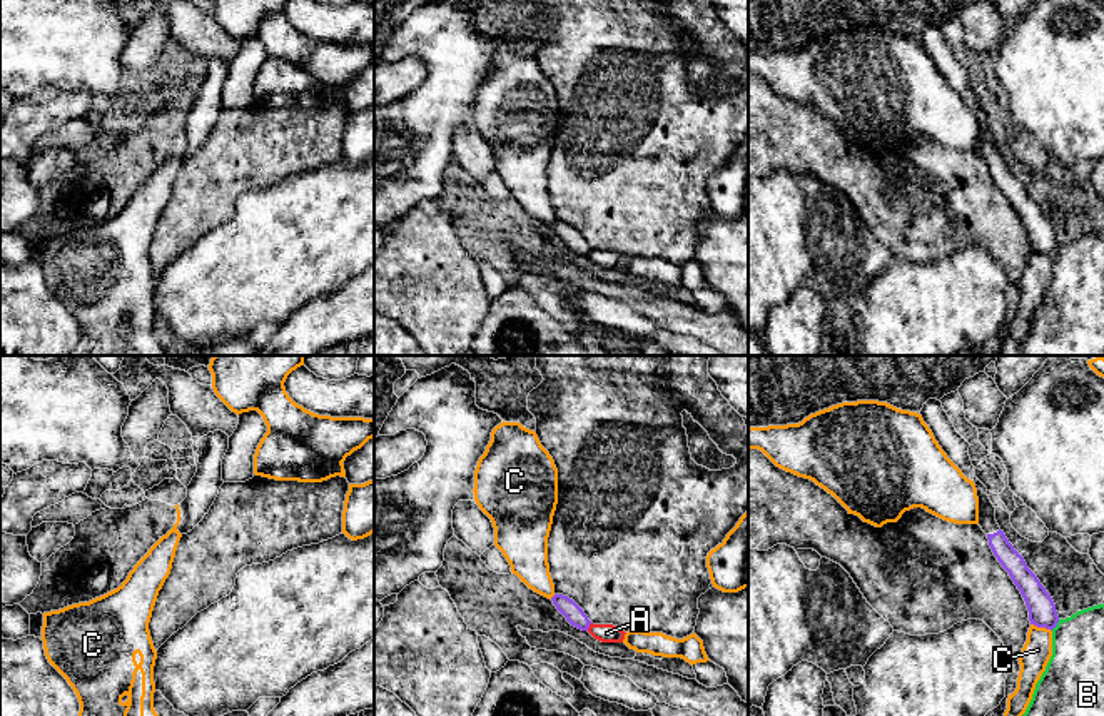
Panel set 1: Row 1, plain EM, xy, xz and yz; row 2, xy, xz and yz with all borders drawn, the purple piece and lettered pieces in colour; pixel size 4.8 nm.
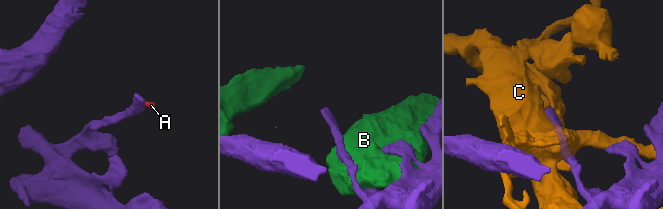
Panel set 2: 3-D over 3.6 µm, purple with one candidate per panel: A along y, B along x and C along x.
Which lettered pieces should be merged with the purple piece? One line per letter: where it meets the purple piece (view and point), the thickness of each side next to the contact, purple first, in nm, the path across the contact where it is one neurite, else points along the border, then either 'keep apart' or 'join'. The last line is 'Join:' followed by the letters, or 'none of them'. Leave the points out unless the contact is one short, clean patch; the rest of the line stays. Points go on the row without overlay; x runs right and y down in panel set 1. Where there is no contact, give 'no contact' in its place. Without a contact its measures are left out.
A: meets purple in xz at (588, 252); 90 nm thick on the purple side, 100 nm on the other; border along xz (592, 249), (587, 256); keep apart
B: meets purple in yz at (1056, 251); 130 nm thick on the purple side, 280 nm on the other; keep apart
C: meets purple in yz at (1041, 252); 130 nm thick on the purple side, 140 nm on the other; keep apart
Join: none of them

